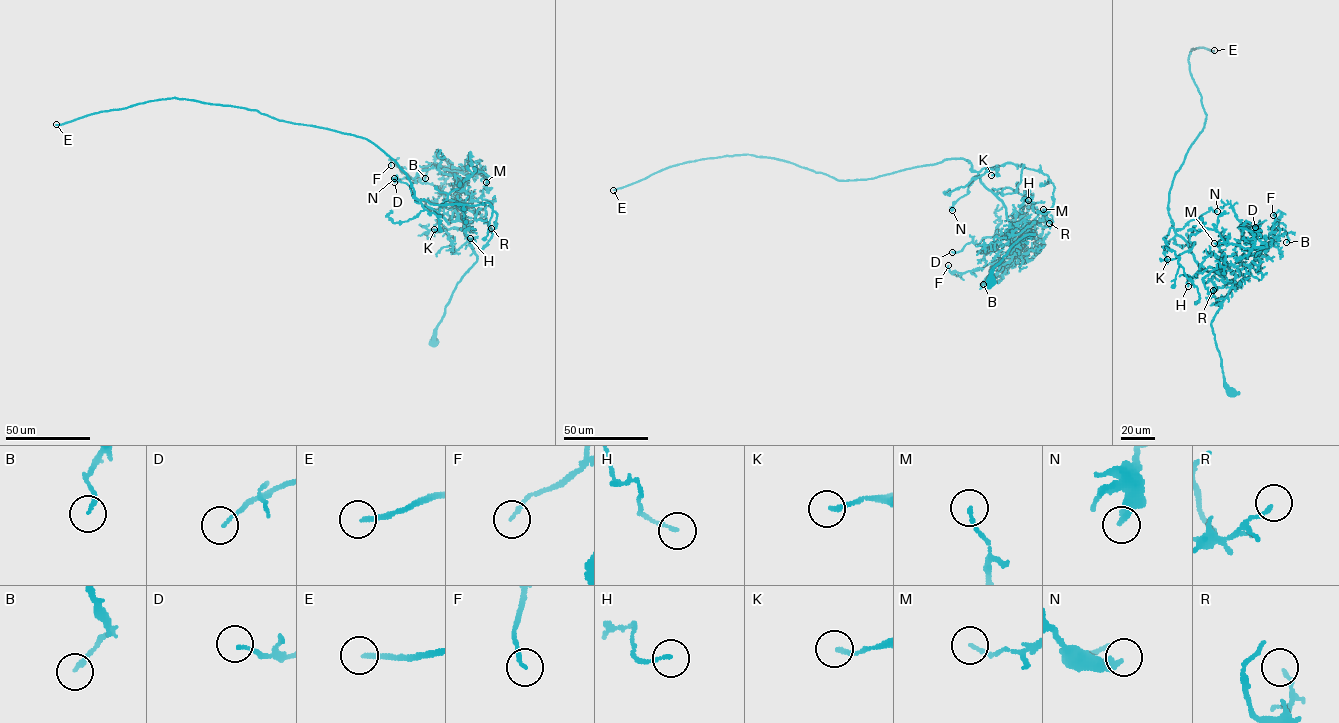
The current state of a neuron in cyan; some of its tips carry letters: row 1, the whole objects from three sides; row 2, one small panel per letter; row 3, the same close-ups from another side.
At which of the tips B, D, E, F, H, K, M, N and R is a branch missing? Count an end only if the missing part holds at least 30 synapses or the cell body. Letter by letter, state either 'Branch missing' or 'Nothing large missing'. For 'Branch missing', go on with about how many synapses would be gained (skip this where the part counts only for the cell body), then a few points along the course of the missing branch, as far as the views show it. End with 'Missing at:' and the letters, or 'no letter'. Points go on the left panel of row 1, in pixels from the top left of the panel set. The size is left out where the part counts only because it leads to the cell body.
B: Nothing large missing
D: Nothing large missing
E: Branch missing. Roughly 110 synapses
F: Nothing large missing
H: Nothing large missing
K: Nothing large missing
M: Nothing large missing
N: Nothing large missing
R: Nothing large missing
Missing at: E

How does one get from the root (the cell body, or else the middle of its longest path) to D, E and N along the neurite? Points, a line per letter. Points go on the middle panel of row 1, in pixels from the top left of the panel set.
D: (991, 280), (994, 266), (1010, 246), (1034, 234), (1013, 247), (1016, 256), (1013, 236), (998, 234), (952, 252)
E: (991, 280), (1034, 234), (1021, 242), (1030, 231), (961, 158), (840, 180), (724, 156), (613, 190)
N: (991, 280), (1010, 246), (1034, 234), (1021, 242), (1030, 231), (1009, 221), (978, 175), (952, 210)

